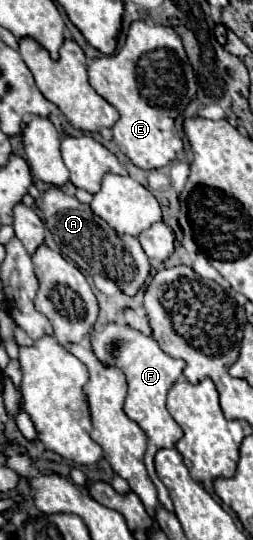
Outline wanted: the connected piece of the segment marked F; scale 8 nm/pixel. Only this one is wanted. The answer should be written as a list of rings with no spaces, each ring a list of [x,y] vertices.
[[[109,322],[101,330],[95,330],[89,340],[91,340],[91,348],[93,348],[93,354],[97,356],[97,360],[101,360],[105,366],[119,368],[127,378],[129,392],[125,398],[125,414],[127,414],[127,418],[137,422],[141,426],[141,430],[147,434],[149,442],[147,442],[147,452],[145,452],[145,466],[147,466],[151,482],[157,486],[161,506],[169,508],[169,512],[173,512],[173,502],[169,498],[169,492],[153,468],[153,456],[161,448],[175,448],[177,440],[183,436],[183,430],[179,428],[179,424],[171,418],[171,414],[165,408],[165,396],[167,396],[169,388],[179,378],[183,378],[185,362],[179,358],[171,358],[169,354],[165,354],[159,348],[155,338],[151,338],[127,324]]]

